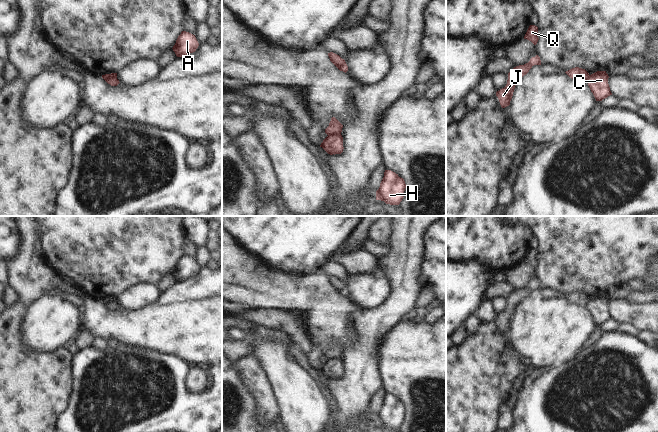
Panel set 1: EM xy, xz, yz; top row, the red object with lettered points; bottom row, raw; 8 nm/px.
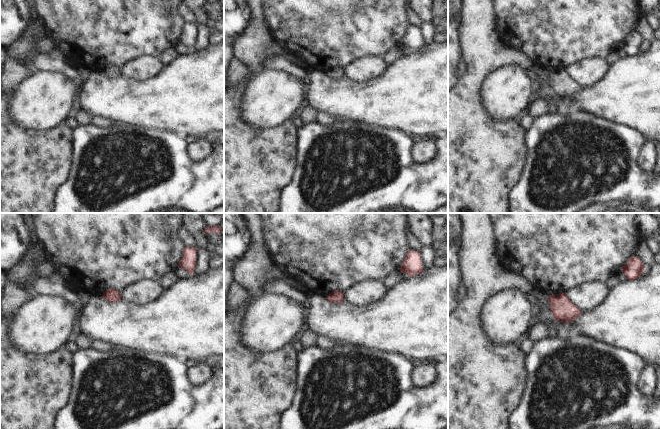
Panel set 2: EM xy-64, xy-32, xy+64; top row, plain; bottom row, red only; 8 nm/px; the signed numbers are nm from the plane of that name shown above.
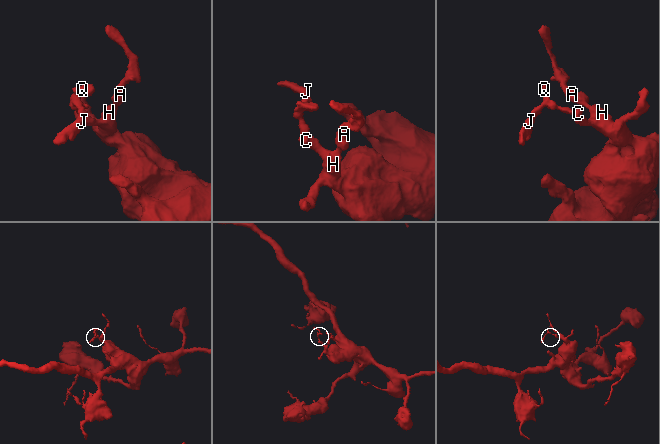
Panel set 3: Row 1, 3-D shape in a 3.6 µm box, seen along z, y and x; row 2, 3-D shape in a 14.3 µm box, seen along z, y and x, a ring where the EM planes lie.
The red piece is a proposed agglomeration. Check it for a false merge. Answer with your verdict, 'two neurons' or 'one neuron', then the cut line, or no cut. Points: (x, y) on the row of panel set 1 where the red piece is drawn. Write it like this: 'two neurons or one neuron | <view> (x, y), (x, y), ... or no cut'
two neurons | xz (340, 133), (328, 136)

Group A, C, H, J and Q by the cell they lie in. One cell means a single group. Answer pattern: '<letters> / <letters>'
A C H / J Q

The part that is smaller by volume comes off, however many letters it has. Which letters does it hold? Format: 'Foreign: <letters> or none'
Foreign: J, Q.

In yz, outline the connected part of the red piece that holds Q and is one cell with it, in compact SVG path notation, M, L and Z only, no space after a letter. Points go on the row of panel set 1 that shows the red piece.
M530 25L525 36L524 36L524 39L529 40L534 45L536 45L538 40L539 40L539 38L538 38L538 27L535 25Z

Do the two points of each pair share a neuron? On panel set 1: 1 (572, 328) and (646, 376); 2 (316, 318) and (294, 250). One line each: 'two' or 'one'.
1: two
2: two

